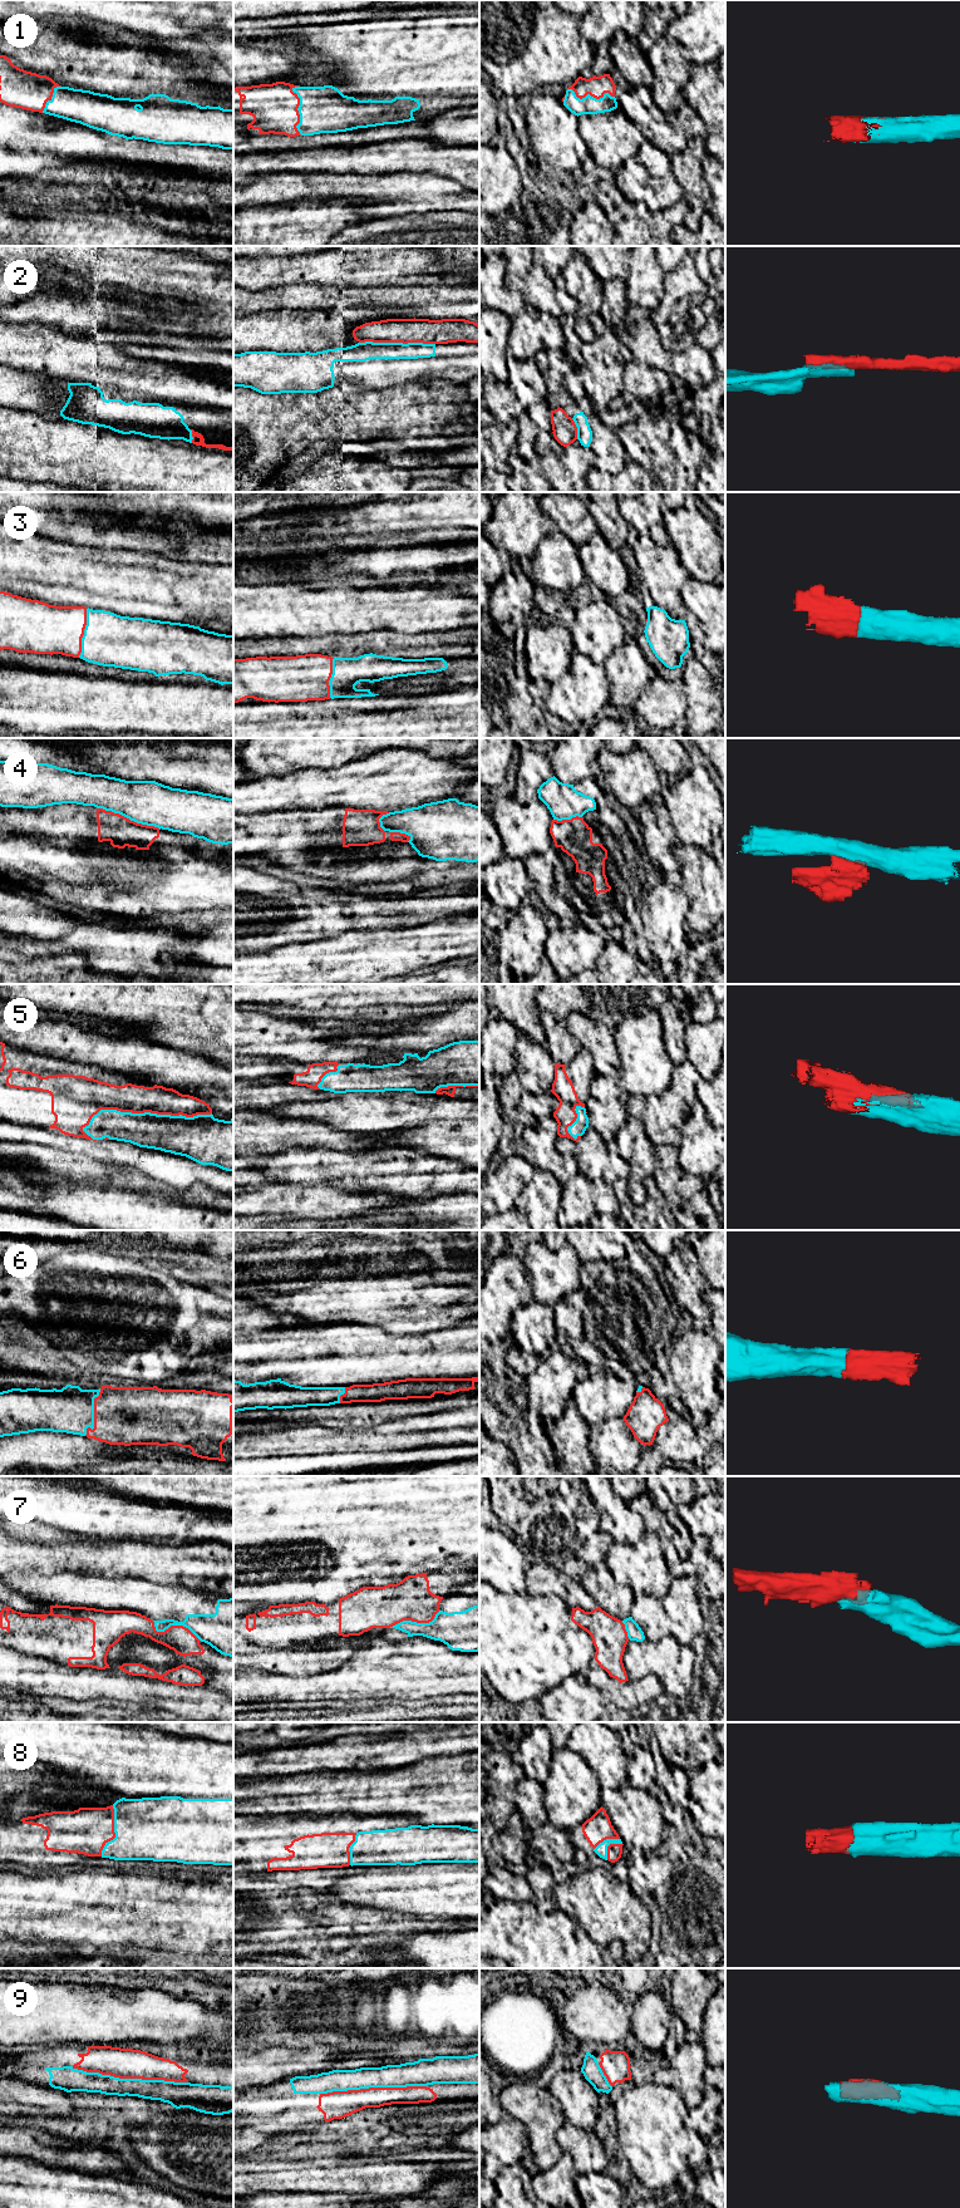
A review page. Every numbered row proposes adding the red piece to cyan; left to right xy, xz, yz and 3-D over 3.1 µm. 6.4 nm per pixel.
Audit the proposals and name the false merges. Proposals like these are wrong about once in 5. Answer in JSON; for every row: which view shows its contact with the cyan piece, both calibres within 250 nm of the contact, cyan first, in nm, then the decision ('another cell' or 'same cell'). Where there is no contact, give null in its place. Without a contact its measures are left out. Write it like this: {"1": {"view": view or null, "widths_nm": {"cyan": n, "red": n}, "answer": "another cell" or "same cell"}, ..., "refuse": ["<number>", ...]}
{"1": {"view": "xz", "widths_nm": {"cyan": 300, "red": 300}, "answer": "same cell"}, "2": {"view": "xz", "widths_nm": {"cyan": 130, "red": 160}, "answer": "another cell"}, "3": {"view": "xy", "widths_nm": {"cyan": 340, "red": 320}, "answer": "same cell"}, "4": {"view": "xy", "widths_nm": {"cyan": 280, "red": 190}, "answer": "another cell"}, "5": {"view": "xy", "widths_nm": {"cyan": 240, "red": 180}, "answer": "another cell"}, "6": {"view": "xy", "widths_nm": {"cyan": 300, "red": 380}, "answer": "same cell"}, "7": {"view": "xy", "widths_nm": {"cyan": 190, "red": 170}, "answer": "another cell"}, "8": {"view": "xy", "widths_nm": {"cyan": 400, "red": 300}, "answer": "same cell"}, "9": {"view": "xy", "widths_nm": {"cyan": 140, "red": 190}, "answer": "same cell"}, "refuse": ["2", "4", "5", "7"]}

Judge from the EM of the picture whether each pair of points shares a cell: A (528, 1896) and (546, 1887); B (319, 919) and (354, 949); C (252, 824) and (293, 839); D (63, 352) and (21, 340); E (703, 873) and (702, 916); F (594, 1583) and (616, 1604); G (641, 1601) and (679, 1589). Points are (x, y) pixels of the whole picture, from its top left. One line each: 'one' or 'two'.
A: two
B: two
C: one
D: one
E: one
F: one
G: one

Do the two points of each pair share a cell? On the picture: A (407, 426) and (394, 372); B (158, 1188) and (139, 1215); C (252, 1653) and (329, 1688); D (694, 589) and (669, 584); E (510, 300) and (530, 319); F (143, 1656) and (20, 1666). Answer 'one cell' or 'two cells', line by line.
A: two cells
B: two cells
C: two cells
D: two cells
E: two cells
F: two cells

